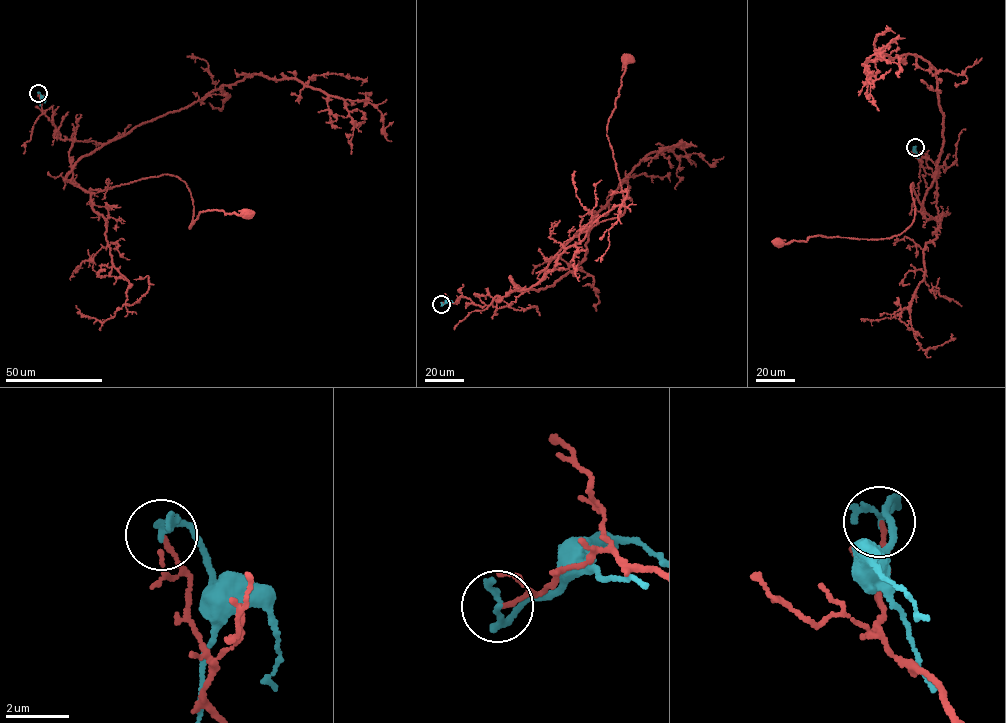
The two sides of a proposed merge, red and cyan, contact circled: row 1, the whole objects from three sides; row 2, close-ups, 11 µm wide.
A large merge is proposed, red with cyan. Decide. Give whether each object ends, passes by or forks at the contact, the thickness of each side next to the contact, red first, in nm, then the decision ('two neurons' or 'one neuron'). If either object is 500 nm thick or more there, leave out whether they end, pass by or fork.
red ends | cyan forks | 130/150 nm | two neurons

